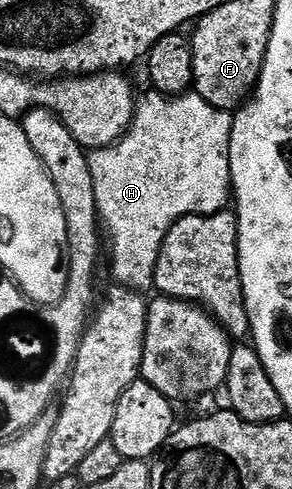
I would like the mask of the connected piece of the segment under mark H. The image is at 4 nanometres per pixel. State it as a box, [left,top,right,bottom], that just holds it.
[88,89,233,292]

